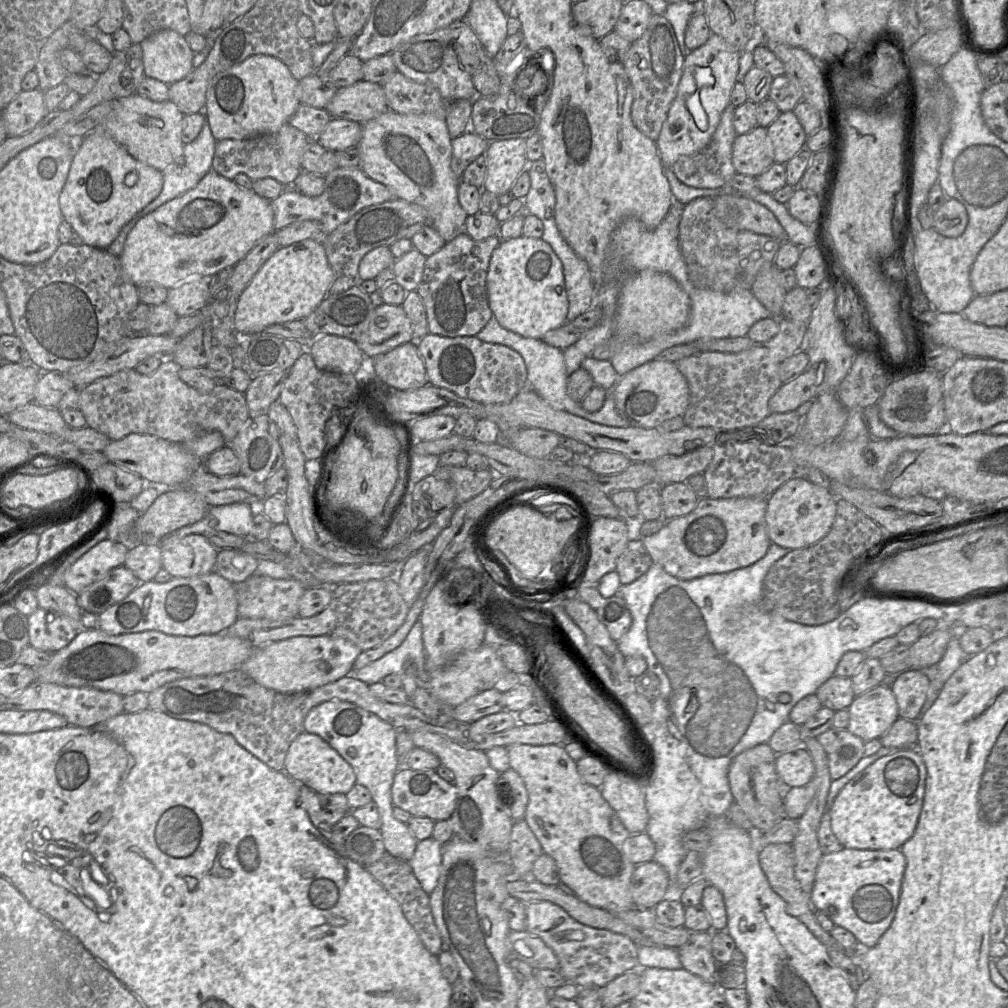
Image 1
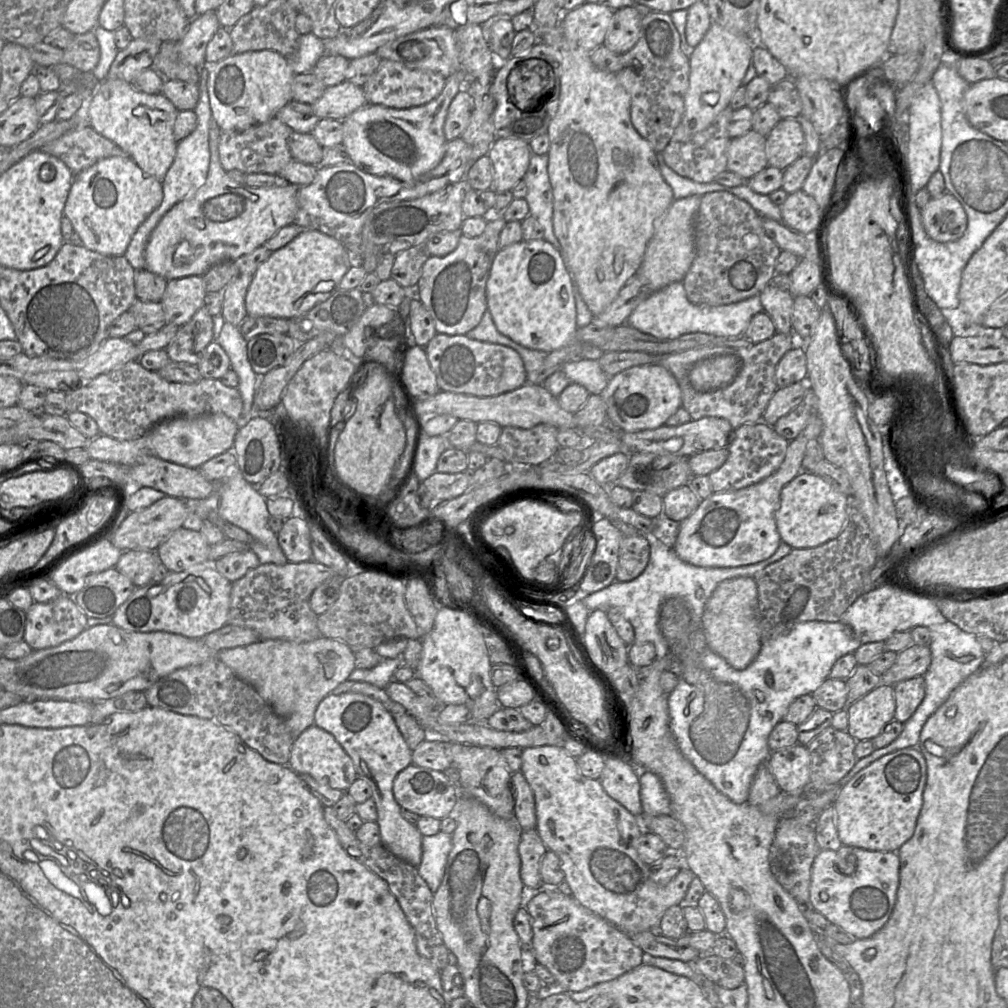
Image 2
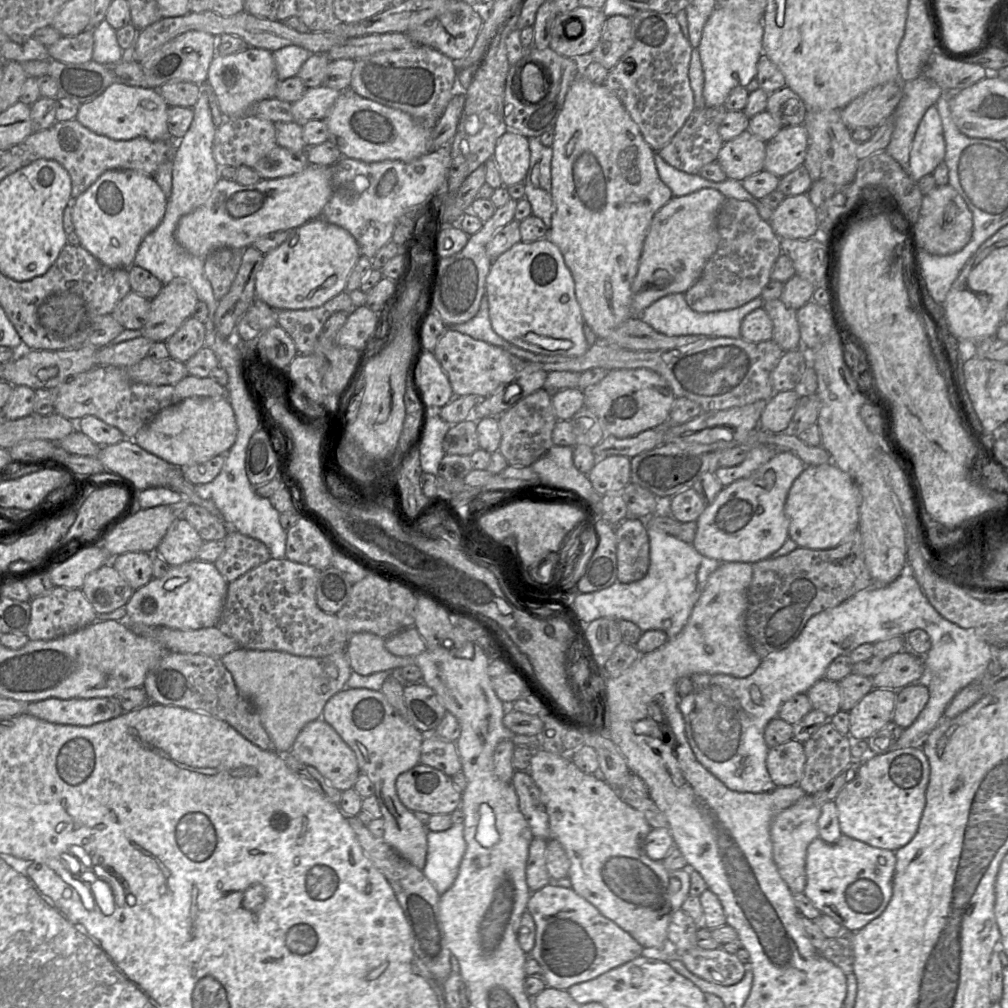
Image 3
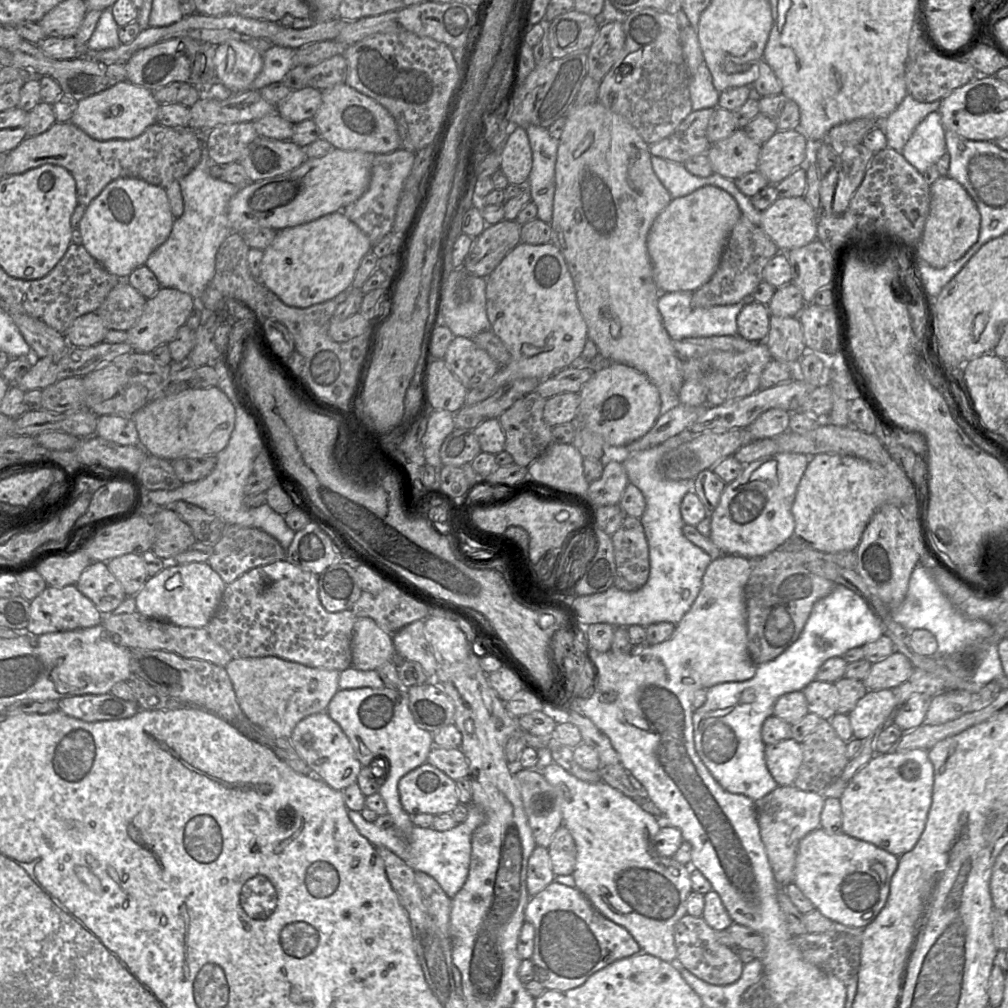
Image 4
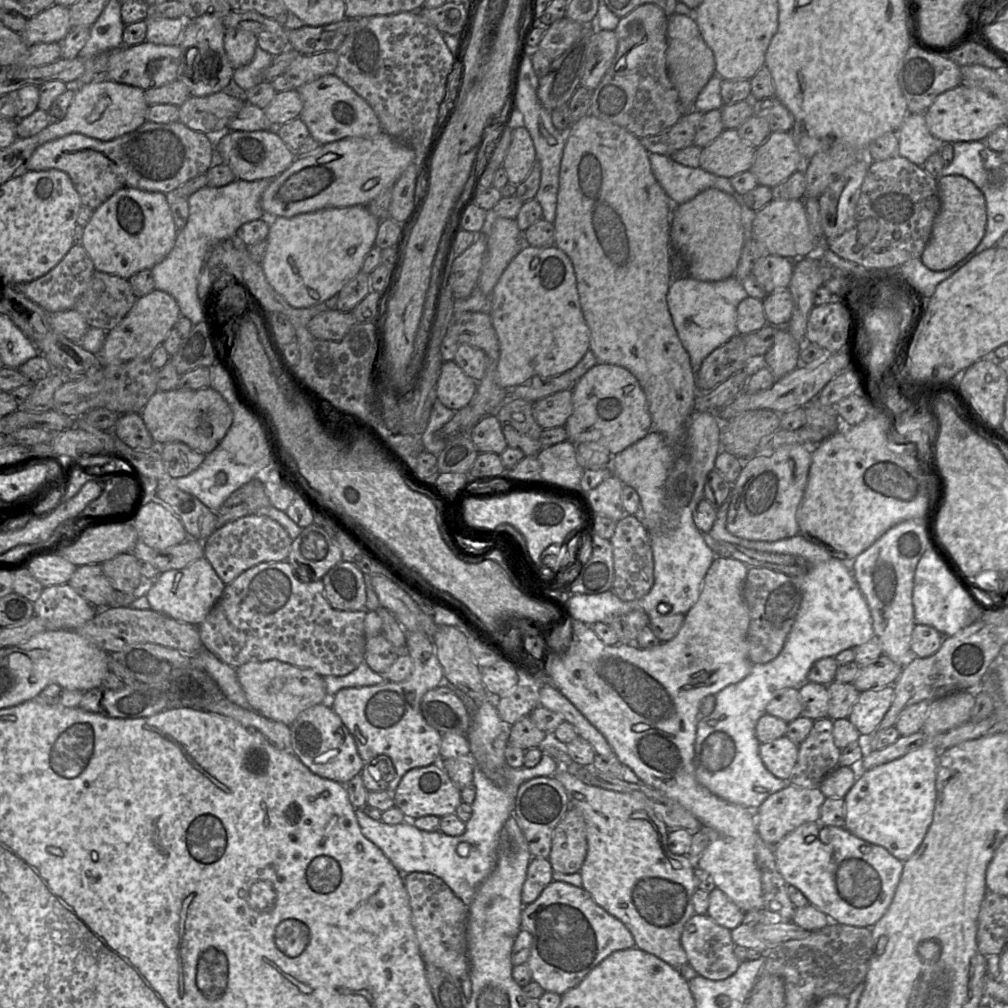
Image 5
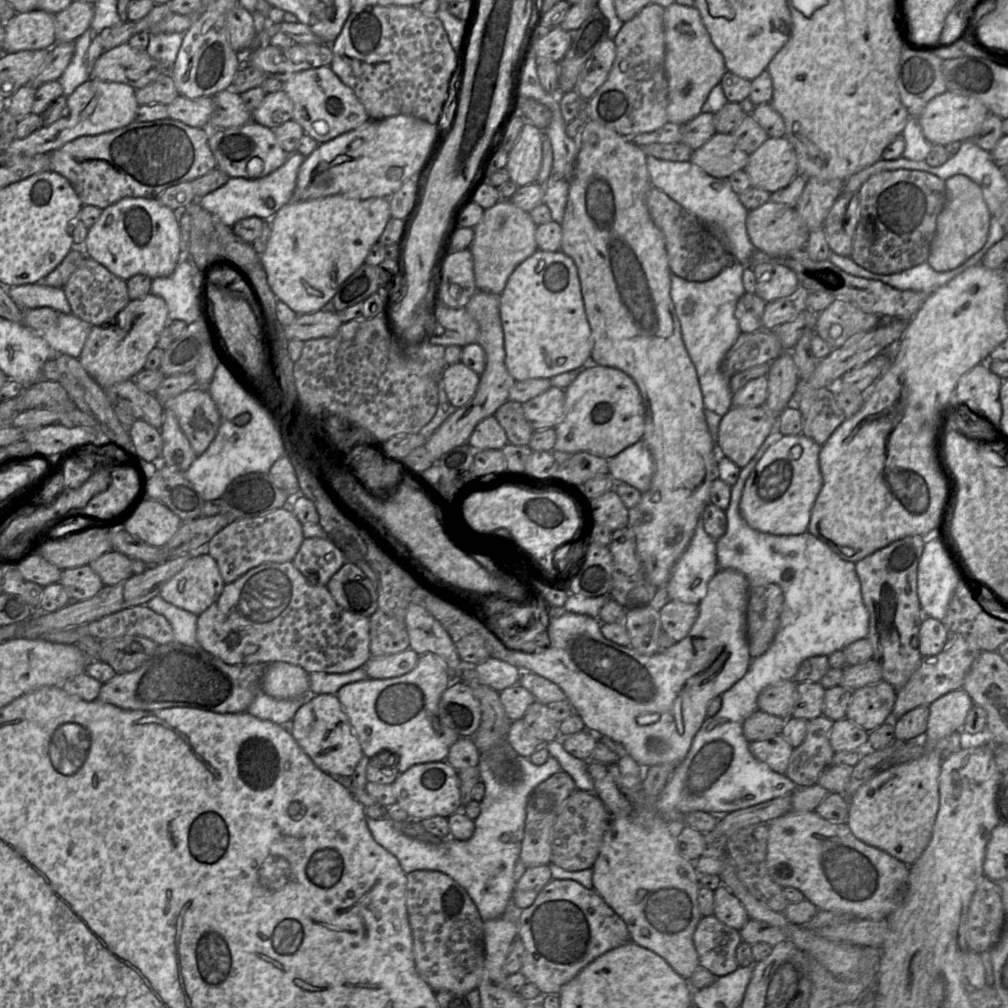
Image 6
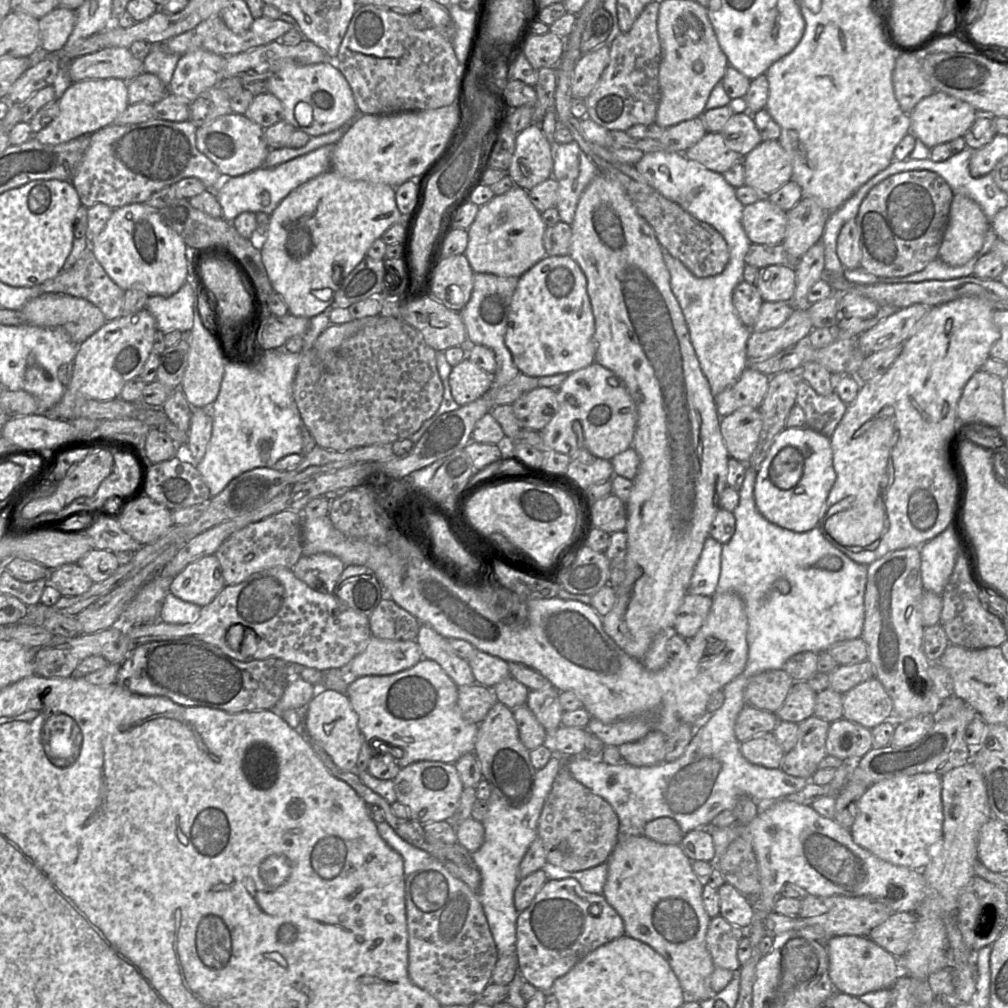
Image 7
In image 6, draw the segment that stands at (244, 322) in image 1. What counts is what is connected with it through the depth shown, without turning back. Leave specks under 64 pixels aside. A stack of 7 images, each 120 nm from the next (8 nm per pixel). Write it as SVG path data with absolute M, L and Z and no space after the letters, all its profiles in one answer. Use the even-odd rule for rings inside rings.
M340 194L291 201L280 208L271 219L272 229L265 251L260 255L268 284L278 301L285 303L297 315L314 313L332 300L339 287L363 263L370 248L378 242L391 218L389 198L365 200Z

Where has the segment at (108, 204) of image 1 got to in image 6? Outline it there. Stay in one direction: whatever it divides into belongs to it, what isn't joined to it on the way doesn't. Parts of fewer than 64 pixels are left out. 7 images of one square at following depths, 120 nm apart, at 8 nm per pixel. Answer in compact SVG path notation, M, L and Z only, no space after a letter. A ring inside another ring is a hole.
M123 198L102 210L98 221L88 229L83 251L87 257L125 281L137 274L151 279L170 276L182 260L178 213L163 205L158 198Z

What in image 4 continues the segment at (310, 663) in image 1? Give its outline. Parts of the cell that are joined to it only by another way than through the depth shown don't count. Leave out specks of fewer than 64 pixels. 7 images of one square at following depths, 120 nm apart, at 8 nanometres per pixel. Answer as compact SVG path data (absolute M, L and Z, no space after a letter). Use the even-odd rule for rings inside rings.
M276 656L232 659L225 670L245 716L264 732L288 739L301 720L326 711L329 702L339 691L341 672L310 667Z

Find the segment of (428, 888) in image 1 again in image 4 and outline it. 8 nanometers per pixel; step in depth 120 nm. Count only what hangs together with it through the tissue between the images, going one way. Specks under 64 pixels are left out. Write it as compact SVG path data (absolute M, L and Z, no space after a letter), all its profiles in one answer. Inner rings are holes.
M469 805L468 816L465 821L458 823L454 828L446 831L437 831L433 828L414 826L410 840L401 840L393 827L382 829L373 822L366 821L360 812L348 810L348 817L358 832L364 836L375 848L384 847L396 854L415 872L423 872L432 877L452 899L464 885L471 860L471 841L475 830L483 823L484 813L475 806Z

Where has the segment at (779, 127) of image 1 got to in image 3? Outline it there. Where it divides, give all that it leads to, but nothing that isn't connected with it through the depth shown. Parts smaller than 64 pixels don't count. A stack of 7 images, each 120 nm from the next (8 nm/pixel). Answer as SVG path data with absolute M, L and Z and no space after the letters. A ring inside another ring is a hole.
M804 125L782 126L766 142L764 169L781 178L803 164L808 146Z

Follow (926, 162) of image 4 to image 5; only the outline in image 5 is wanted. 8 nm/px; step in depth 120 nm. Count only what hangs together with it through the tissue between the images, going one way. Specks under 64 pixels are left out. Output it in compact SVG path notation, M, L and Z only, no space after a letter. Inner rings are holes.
M908 114L897 130L899 155L917 166L923 166L927 158L940 151L944 142L933 136L925 114Z

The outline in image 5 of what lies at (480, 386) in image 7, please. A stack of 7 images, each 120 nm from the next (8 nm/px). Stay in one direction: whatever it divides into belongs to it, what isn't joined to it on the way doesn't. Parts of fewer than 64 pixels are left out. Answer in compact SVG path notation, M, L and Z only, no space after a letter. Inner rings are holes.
M454 361L443 362L437 382L437 399L447 408L458 411L474 399L477 383Z

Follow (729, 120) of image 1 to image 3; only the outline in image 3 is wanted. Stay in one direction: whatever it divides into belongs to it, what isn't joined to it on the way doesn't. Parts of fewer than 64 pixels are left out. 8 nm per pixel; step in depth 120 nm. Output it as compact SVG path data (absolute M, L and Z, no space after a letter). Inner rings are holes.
M723 105L695 108L672 139L655 152L674 168L689 174L698 174L704 165L717 160L718 153L724 143L718 129L726 112Z

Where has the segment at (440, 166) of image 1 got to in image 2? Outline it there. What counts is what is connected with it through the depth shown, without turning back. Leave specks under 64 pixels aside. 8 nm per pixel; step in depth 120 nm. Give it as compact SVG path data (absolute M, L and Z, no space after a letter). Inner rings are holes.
M464 70L446 78L442 92L427 104L395 109L367 103L342 120L342 144L350 161L363 172L376 176L390 176L403 182L418 179L434 169L443 159L447 140L444 123L453 98L467 83Z

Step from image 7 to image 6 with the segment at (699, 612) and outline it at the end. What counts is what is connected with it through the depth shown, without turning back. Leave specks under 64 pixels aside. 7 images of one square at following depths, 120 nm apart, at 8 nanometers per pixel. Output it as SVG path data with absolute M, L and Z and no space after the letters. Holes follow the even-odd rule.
M669 601L659 612L663 631L679 642L695 624L699 616L699 604Z

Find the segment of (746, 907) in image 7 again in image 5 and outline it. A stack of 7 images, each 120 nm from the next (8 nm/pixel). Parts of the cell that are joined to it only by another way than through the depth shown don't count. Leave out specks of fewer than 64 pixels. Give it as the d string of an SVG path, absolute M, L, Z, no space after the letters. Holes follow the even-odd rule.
M717 887L709 893L707 915L729 930L733 930L747 920L746 913Z

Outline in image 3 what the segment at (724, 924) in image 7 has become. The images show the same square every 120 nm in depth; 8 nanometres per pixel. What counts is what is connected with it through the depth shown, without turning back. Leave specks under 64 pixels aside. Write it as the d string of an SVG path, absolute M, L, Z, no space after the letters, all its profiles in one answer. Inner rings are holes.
M681 909L672 915L667 938L674 956L679 958L690 972L709 982L723 986L740 982L746 972L745 965L740 962L737 955L728 953L722 948L703 949L698 946L696 936L698 929L694 920Z

